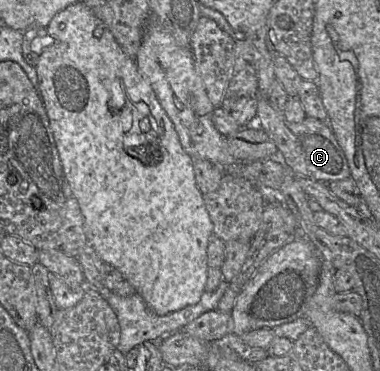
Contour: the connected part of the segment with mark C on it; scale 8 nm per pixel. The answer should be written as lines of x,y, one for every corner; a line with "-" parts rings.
260,97
257,116
259,127
267,133
278,148
276,157
268,159
275,159
299,175
326,184
331,181
346,180
350,177
345,154
326,121
306,116
302,122
288,122
283,112
279,112
271,106
268,97

